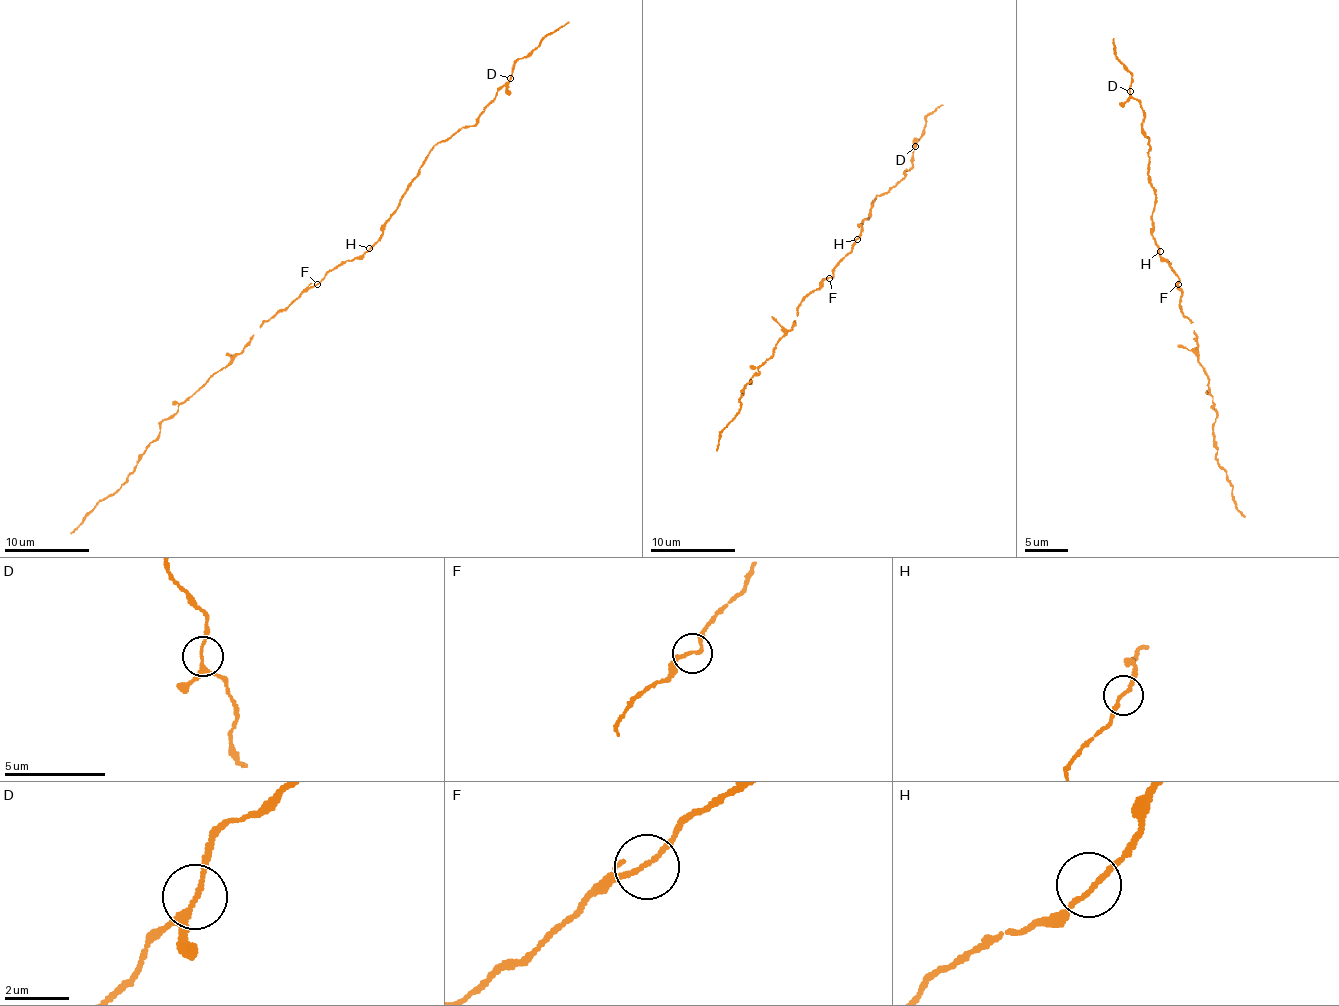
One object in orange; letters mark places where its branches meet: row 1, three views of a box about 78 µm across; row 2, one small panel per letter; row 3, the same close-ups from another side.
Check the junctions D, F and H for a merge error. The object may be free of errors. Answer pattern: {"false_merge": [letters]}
{"false_merge": []}

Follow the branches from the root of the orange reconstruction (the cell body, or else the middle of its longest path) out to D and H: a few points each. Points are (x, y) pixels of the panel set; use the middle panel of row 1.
D: (834, 272), (859, 234), (863, 219), (868, 219), (872, 200), (887, 194), (911, 168), (916, 147)
H: (834, 272), (857, 239)

